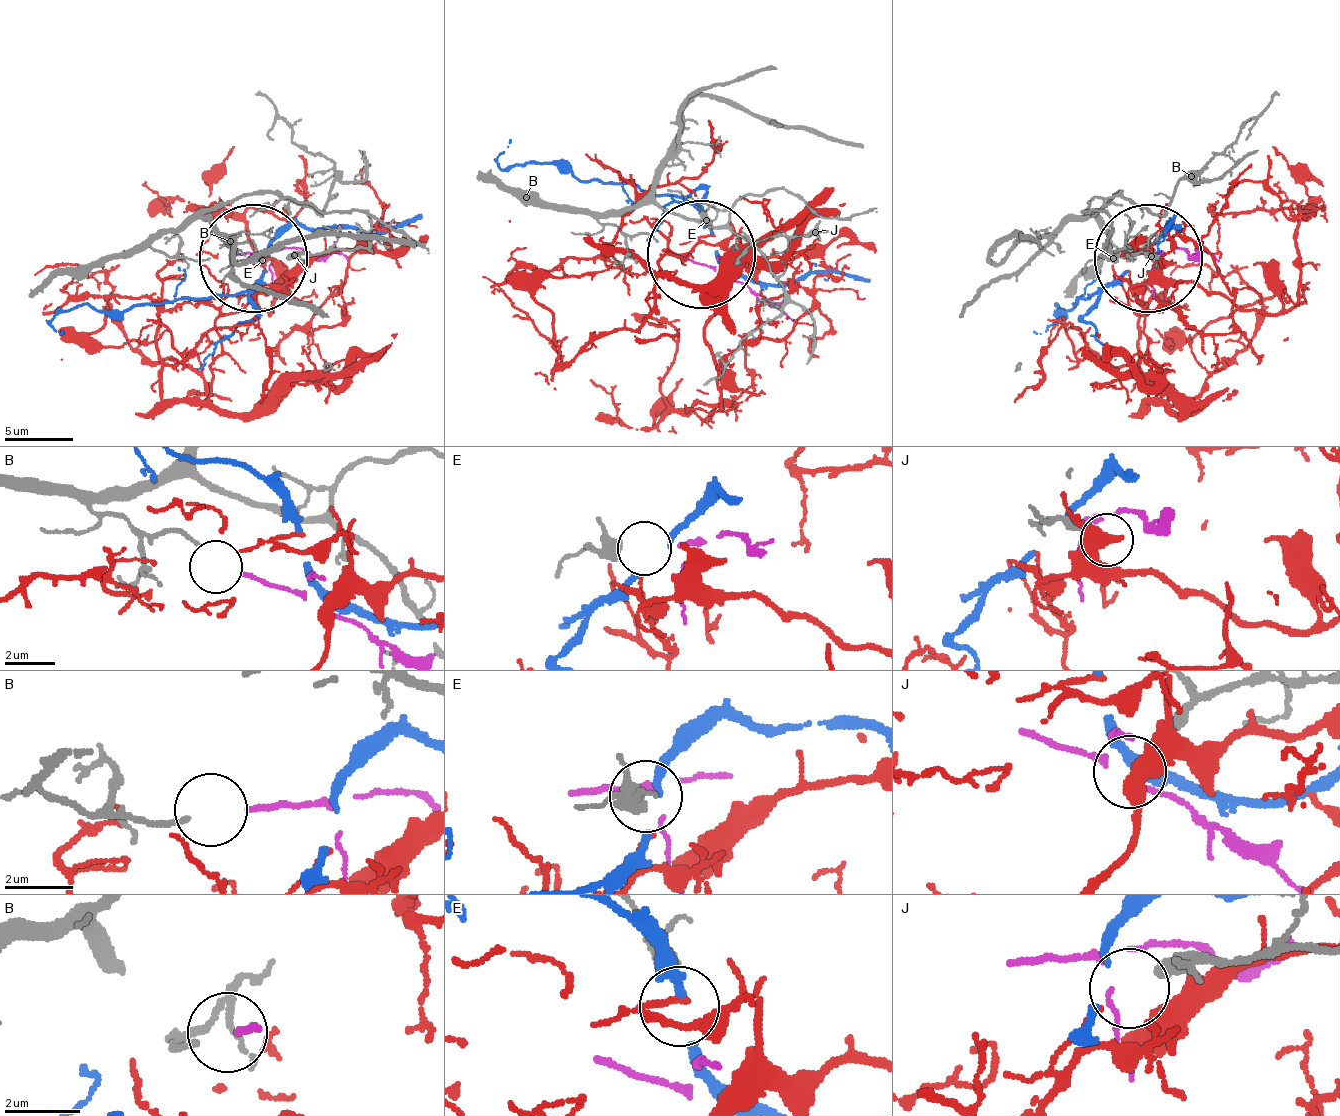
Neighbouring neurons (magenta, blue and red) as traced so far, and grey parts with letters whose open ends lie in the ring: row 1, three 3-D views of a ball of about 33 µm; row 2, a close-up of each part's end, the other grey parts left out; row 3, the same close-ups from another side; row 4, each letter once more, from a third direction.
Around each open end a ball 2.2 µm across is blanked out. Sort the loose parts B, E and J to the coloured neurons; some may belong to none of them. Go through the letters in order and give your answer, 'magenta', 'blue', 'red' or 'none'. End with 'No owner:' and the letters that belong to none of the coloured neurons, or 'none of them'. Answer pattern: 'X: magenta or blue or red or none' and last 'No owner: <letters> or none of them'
B: magenta
E: blue
J: none
No owner: J

